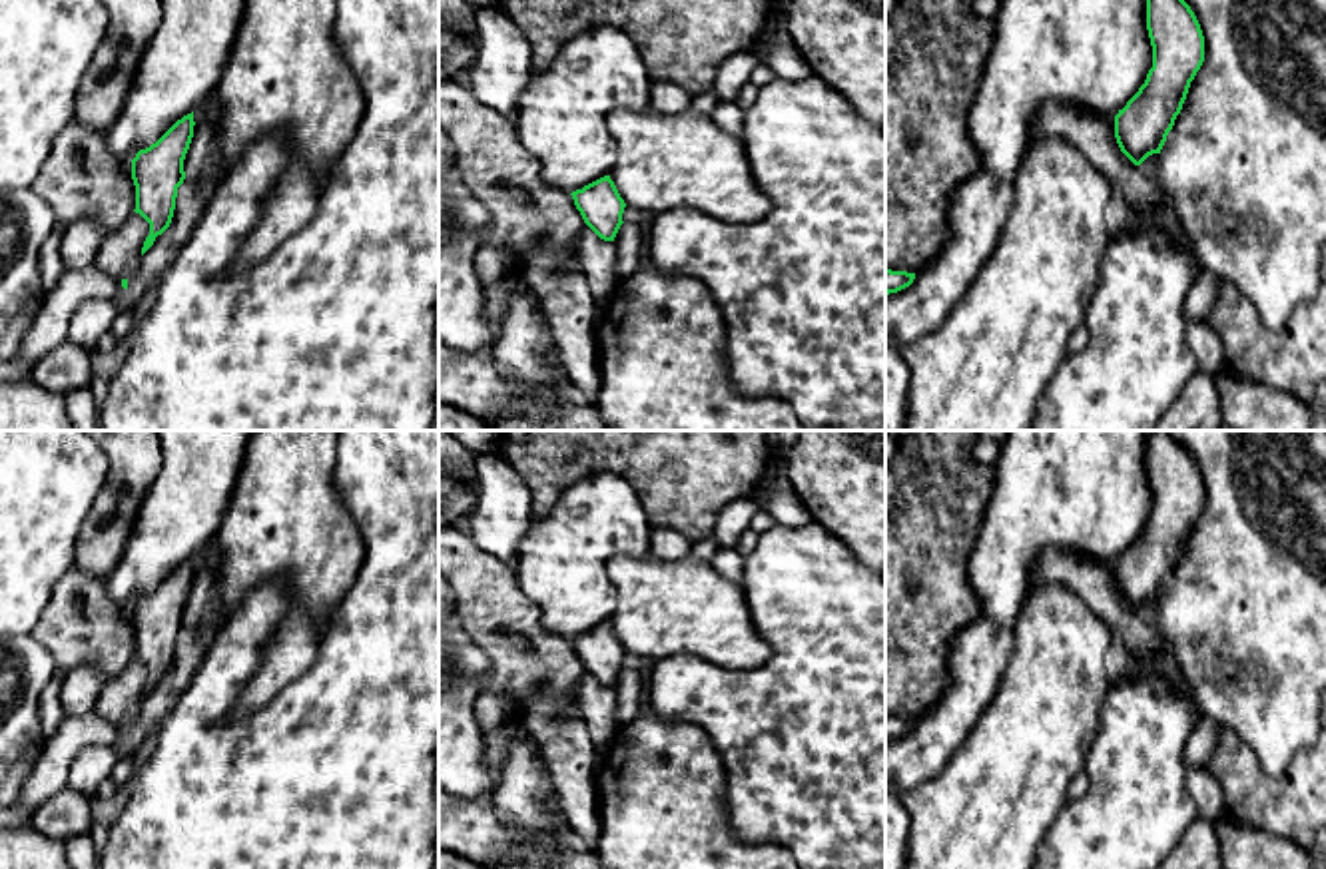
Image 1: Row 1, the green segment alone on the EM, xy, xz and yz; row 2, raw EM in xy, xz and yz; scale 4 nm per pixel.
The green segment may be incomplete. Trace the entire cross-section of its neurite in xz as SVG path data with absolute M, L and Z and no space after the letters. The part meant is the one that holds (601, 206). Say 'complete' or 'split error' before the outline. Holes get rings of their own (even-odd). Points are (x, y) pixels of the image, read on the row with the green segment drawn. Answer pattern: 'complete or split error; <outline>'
complete; M604 175L582 189L570 193L584 223L604 241L614 241L624 213L624 199L620 197L610 175Z

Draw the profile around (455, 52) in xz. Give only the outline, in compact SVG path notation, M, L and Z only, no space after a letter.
M439 24L439 82L465 80L479 54L479 38L465 38Z

